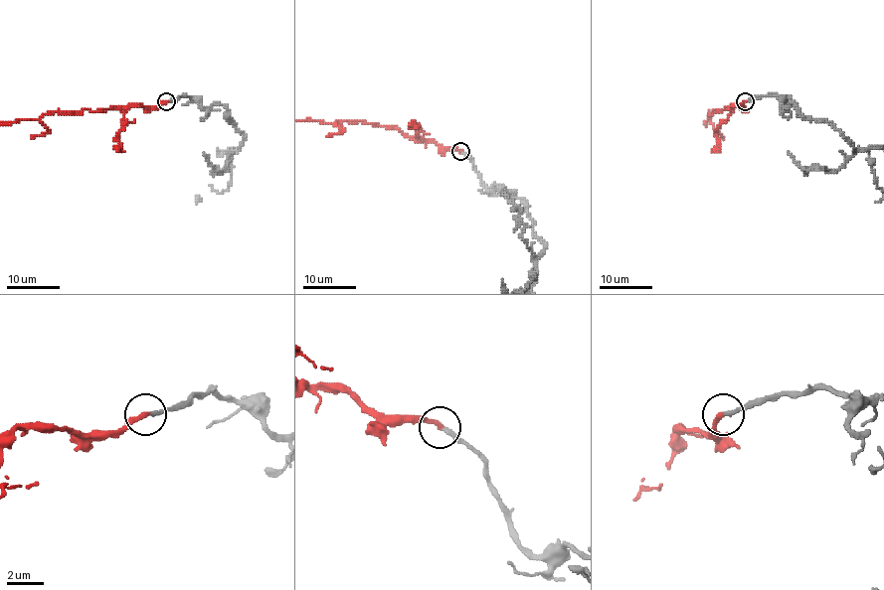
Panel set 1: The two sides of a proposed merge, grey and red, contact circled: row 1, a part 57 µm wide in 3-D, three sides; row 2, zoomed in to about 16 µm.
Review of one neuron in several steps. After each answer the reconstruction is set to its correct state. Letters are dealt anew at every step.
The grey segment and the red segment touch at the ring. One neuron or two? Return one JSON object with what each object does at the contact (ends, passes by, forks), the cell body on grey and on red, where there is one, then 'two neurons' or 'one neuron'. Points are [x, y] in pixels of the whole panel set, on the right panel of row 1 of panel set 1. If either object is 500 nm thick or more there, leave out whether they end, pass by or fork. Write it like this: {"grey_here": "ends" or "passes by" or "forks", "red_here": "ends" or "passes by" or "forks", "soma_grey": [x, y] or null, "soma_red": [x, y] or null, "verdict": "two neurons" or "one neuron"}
{"grey_here": "ends", "red_here": "ends", "soma_grey": null, "soma_red": null, "verdict": "one neuron"}

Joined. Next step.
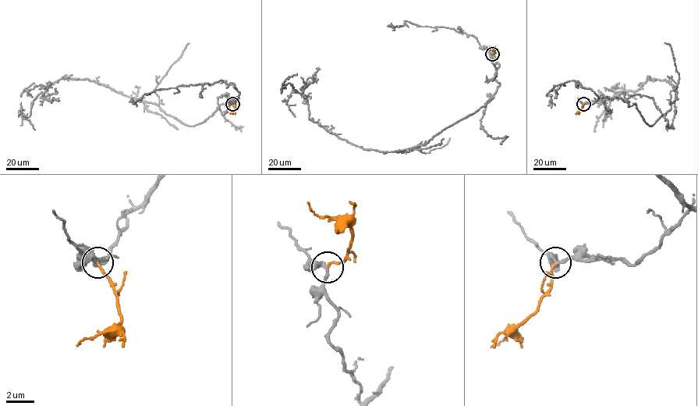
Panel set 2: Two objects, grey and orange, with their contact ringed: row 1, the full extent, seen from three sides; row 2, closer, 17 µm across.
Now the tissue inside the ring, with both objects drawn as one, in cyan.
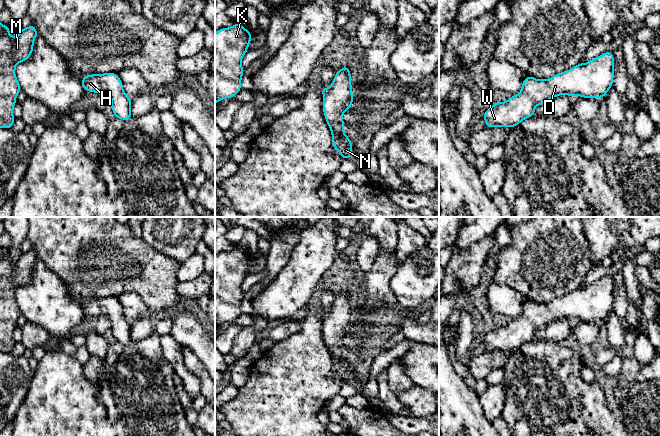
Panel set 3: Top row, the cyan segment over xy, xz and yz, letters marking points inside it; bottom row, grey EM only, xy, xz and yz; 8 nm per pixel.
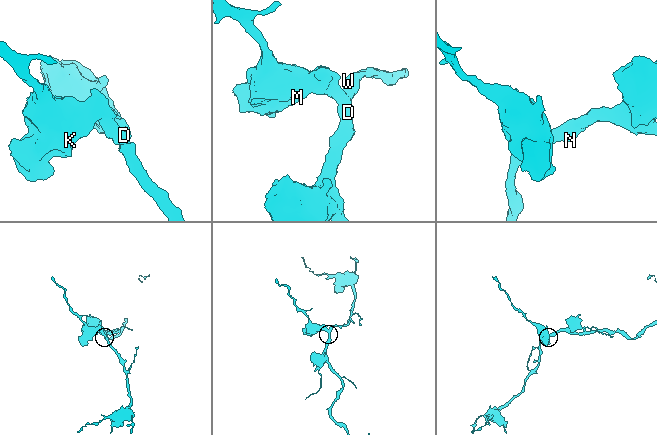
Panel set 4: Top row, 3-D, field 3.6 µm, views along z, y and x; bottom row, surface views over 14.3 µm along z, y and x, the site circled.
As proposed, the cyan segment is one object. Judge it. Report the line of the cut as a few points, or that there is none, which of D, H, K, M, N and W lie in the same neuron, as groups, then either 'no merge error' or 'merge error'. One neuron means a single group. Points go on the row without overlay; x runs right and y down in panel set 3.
cut none; groups D H K M N W; no merge error

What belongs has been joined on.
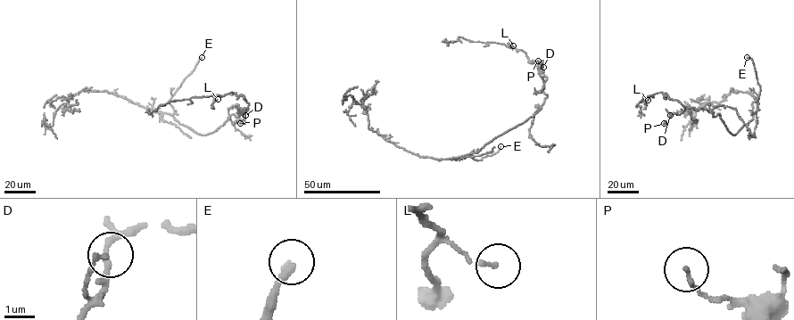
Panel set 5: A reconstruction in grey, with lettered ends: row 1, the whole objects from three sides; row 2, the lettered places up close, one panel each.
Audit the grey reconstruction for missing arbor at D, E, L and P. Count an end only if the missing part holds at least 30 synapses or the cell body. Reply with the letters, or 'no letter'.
E

